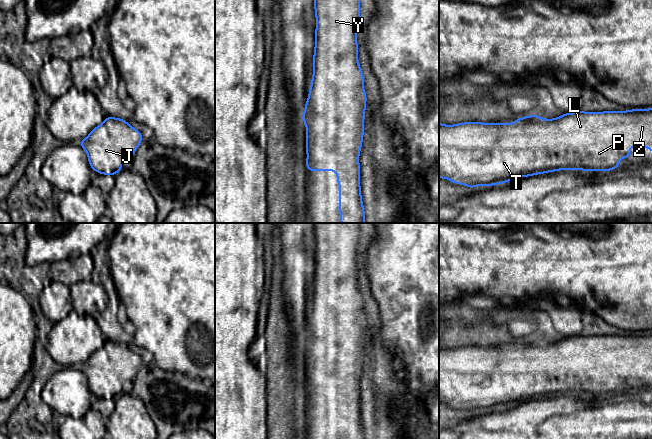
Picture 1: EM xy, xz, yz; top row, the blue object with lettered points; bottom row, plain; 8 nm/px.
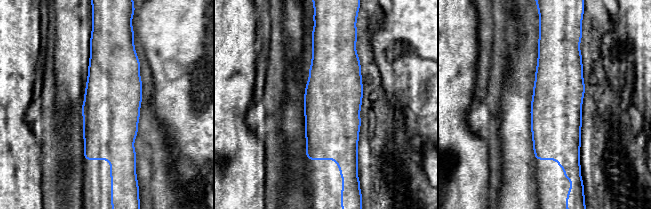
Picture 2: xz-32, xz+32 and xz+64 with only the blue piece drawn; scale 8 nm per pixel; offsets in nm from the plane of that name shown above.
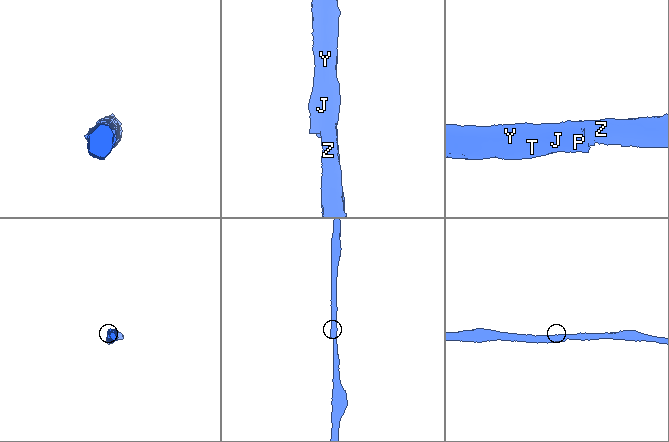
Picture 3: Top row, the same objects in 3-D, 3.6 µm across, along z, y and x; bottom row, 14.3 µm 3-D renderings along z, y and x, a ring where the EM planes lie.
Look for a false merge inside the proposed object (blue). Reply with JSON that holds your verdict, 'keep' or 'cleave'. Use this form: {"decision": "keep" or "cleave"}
{"decision": "keep"}

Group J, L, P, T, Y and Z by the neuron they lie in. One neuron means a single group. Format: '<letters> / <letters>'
J L P T Y Z

